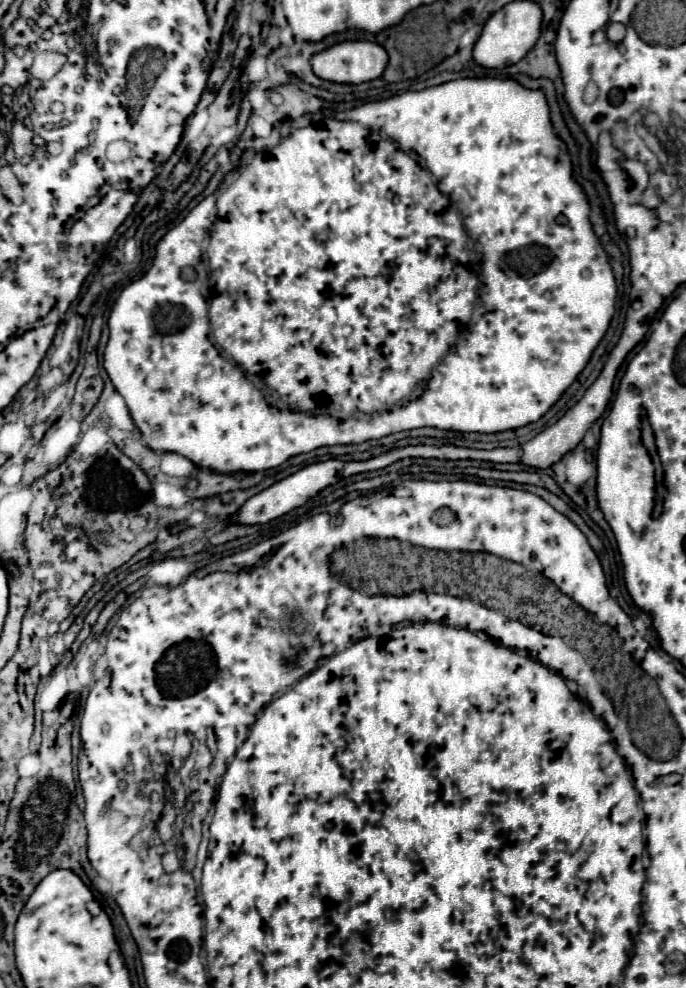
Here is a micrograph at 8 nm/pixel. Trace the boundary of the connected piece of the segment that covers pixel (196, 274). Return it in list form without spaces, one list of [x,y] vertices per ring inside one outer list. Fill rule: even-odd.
[[[465,77],[465,78],[458,78],[458,79],[455,79],[455,80],[451,80],[451,81],[448,81],[448,82],[445,82],[445,84],[441,84],[441,86],[433,86],[433,88],[425,88],[425,90],[419,90],[419,92],[405,92],[405,94],[399,94],[399,96],[393,96],[393,98],[387,98],[387,100],[381,100],[381,102],[369,102],[369,104],[363,104],[363,106],[357,106],[357,107],[355,107],[355,108],[353,108],[353,109],[351,109],[351,110],[348,110],[348,111],[343,111],[343,112],[338,112],[338,111],[335,111],[335,110],[330,110],[330,109],[324,109],[324,110],[323,110],[323,111],[322,111],[322,113],[323,113],[323,114],[324,114],[324,116],[331,116],[331,117],[333,117],[333,118],[335,118],[335,119],[336,119],[336,120],[333,120],[333,118],[327,118],[327,120],[323,120],[323,122],[319,122],[319,124],[315,124],[315,126],[311,126],[311,128],[305,128],[305,130],[295,130],[295,132],[293,132],[293,134],[291,134],[291,136],[289,136],[289,138],[283,138],[283,140],[281,140],[281,144],[279,144],[279,146],[277,146],[277,148],[275,148],[275,150],[273,150],[273,152],[261,152],[261,154],[255,154],[255,158],[253,158],[253,160],[251,160],[251,164],[249,164],[249,166],[243,166],[243,168],[239,168],[239,172],[237,172],[237,174],[235,174],[235,172],[231,172],[231,174],[227,174],[227,176],[225,176],[225,180],[223,180],[223,184],[221,184],[221,186],[219,186],[219,190],[217,190],[217,192],[215,192],[215,194],[211,194],[211,196],[207,196],[207,198],[205,198],[205,200],[203,200],[203,202],[201,202],[201,204],[197,204],[197,206],[195,206],[195,208],[193,208],[193,210],[191,210],[191,212],[189,212],[189,216],[187,216],[187,218],[185,218],[185,220],[183,220],[183,222],[181,222],[181,224],[179,224],[179,226],[175,226],[175,228],[173,228],[173,230],[169,230],[169,232],[167,232],[167,234],[165,234],[165,236],[163,236],[163,240],[161,240],[161,242],[159,242],[159,244],[157,244],[157,254],[155,254],[155,262],[153,262],[153,266],[151,266],[151,270],[149,270],[149,272],[147,272],[147,274],[145,274],[145,276],[143,276],[143,278],[141,278],[141,280],[137,280],[137,282],[133,282],[133,284],[129,284],[129,286],[127,286],[127,288],[125,288],[125,290],[123,290],[123,292],[121,292],[121,296],[119,296],[119,298],[117,298],[117,302],[115,302],[115,306],[113,306],[113,310],[111,310],[111,316],[109,316],[109,342],[107,342],[107,348],[105,348],[105,362],[103,362],[103,366],[105,366],[105,370],[107,370],[107,374],[109,374],[109,378],[111,378],[111,382],[113,382],[113,384],[115,384],[115,388],[117,388],[117,392],[119,392],[119,394],[121,394],[121,396],[123,396],[123,398],[125,398],[125,402],[127,402],[127,406],[129,406],[129,412],[131,412],[131,416],[133,416],[133,420],[135,420],[135,424],[137,424],[137,428],[139,428],[139,432],[141,432],[141,436],[143,436],[143,442],[145,442],[145,444],[147,444],[147,446],[149,446],[149,448],[153,448],[153,450],[163,450],[163,452],[177,452],[177,454],[181,454],[181,456],[185,456],[185,458],[189,458],[189,460],[191,460],[191,462],[193,462],[193,464],[195,464],[195,466],[201,466],[201,468],[211,468],[211,470],[215,470],[215,472],[223,472],[223,474],[225,474],[225,472],[257,472],[257,470],[269,470],[269,468],[275,468],[275,466],[279,466],[279,464],[283,464],[283,462],[285,462],[285,460],[287,460],[287,458],[291,458],[291,456],[295,456],[295,454],[303,454],[303,452],[311,452],[311,450],[315,450],[315,448],[321,448],[321,446],[333,446],[333,444],[357,444],[357,442],[365,442],[365,440],[371,440],[371,438],[381,438],[381,436],[387,436],[387,434],[393,434],[393,432],[401,432],[401,430],[411,430],[411,428],[421,428],[421,426],[435,426],[435,428],[441,428],[441,430],[457,430],[457,432],[503,432],[503,430],[513,430],[513,428],[521,428],[521,426],[525,426],[525,424],[529,424],[529,422],[535,422],[535,420],[539,420],[539,418],[541,418],[541,416],[543,416],[543,414],[545,414],[545,412],[547,412],[547,410],[549,410],[549,408],[551,408],[551,406],[553,406],[553,404],[555,404],[555,402],[557,402],[557,400],[559,400],[559,396],[561,396],[561,394],[563,394],[563,392],[565,392],[565,390],[567,390],[567,388],[569,388],[569,386],[571,386],[571,382],[573,382],[573,380],[575,380],[575,378],[577,378],[577,374],[579,374],[579,372],[581,372],[581,370],[583,370],[583,368],[585,368],[585,364],[587,364],[587,360],[589,360],[589,356],[591,356],[591,352],[593,352],[593,350],[595,350],[595,346],[597,346],[597,344],[599,344],[599,340],[601,340],[601,338],[603,338],[603,334],[605,334],[605,332],[607,332],[607,328],[609,328],[609,322],[611,322],[611,316],[613,316],[613,312],[615,312],[615,296],[617,296],[617,286],[615,286],[615,278],[613,278],[613,270],[611,270],[611,266],[609,266],[609,258],[607,258],[607,254],[605,254],[605,250],[603,250],[603,248],[601,248],[601,244],[599,244],[599,238],[597,238],[597,236],[595,236],[595,232],[593,232],[593,226],[591,226],[591,220],[589,220],[589,202],[587,202],[587,198],[585,198],[585,192],[583,192],[583,188],[581,188],[581,186],[579,186],[579,184],[577,184],[577,182],[575,182],[575,180],[573,180],[573,176],[571,176],[571,158],[569,158],[569,154],[567,154],[567,152],[565,152],[565,144],[563,144],[563,142],[561,142],[561,140],[559,140],[559,138],[557,138],[557,136],[555,136],[555,132],[553,132],[553,126],[551,126],[551,122],[549,122],[549,106],[547,106],[547,100],[545,100],[545,96],[543,96],[543,92],[541,92],[541,90],[527,90],[527,88],[523,88],[523,86],[519,86],[519,82],[515,82],[515,80],[514,80],[514,79],[512,79],[512,78],[504,78],[504,79],[501,79],[501,78],[495,78],[495,77],[494,77],[494,78],[491,78],[491,77],[482,77],[482,78],[468,78],[468,77]],[[369,128],[371,128],[371,130],[375,130],[375,132],[381,132],[381,134],[383,134],[383,136],[385,136],[385,138],[389,138],[389,140],[381,140],[381,142],[373,142],[373,138],[371,138],[371,130],[369,130]],[[405,152],[415,152],[415,154],[417,154],[417,156],[419,156],[419,158],[423,158],[423,160],[425,160],[425,166],[427,166],[427,168],[429,168],[429,172],[431,172],[431,174],[433,174],[433,176],[435,176],[435,182],[437,182],[437,188],[439,188],[439,190],[441,190],[441,192],[439,192],[439,190],[437,190],[437,188],[435,188],[435,184],[433,184],[433,178],[431,178],[431,174],[429,174],[429,172],[423,172],[423,170],[421,170],[421,166],[419,166],[419,162],[417,162],[417,158],[415,158],[415,156],[411,156],[411,154],[405,154]],[[207,232],[209,232],[209,246],[207,246],[207,254],[205,254],[205,256],[207,256],[207,270],[205,270],[205,264],[203,264],[203,258],[201,258],[201,244],[203,244],[203,240],[205,240],[205,238],[207,238]],[[467,234],[469,234],[469,238],[471,238],[471,240],[473,240],[473,242],[475,242],[475,246],[473,246],[473,250],[475,250],[475,254],[473,254],[473,250],[471,250],[471,244],[469,244],[469,238],[467,238]],[[187,268],[191,268],[191,276],[189,276],[189,280],[185,280],[185,278],[183,278],[183,270],[187,270]],[[207,280],[209,280],[209,288],[211,288],[211,290],[209,290],[209,298],[208,298],[208,297],[207,297],[207,296],[206,296],[206,295],[203,295],[203,294],[201,294],[201,290],[199,290],[199,286],[204,286],[204,285],[203,285],[203,284],[207,284]],[[207,300],[211,300],[211,324],[209,324],[209,318],[207,318]],[[475,300],[477,300],[477,301],[476,301],[476,303],[475,303],[475,306],[474,306],[474,307],[475,307],[475,316],[477,316],[477,317],[478,317],[478,318],[480,318],[480,317],[481,317],[481,320],[479,320],[479,322],[477,322],[477,321],[475,321],[475,320],[474,320],[474,321],[472,321],[472,322],[471,322],[471,314],[473,314],[473,302],[475,302]],[[209,326],[211,326],[211,328],[213,328],[213,334],[215,334],[215,340],[217,340],[217,342],[219,342],[219,340],[223,340],[223,348],[227,348],[227,352],[231,352],[231,358],[233,358],[233,360],[235,360],[235,362],[237,362],[237,364],[239,364],[239,366],[237,366],[237,364],[235,364],[235,362],[233,362],[233,360],[227,360],[227,358],[223,358],[223,356],[221,356],[221,354],[219,354],[219,352],[217,352],[217,348],[215,348],[215,346],[213,346],[213,344],[211,344],[211,340],[209,340]],[[453,334],[457,334],[457,344],[455,344],[455,346],[454,346],[454,349],[455,349],[455,352],[449,352],[449,350],[451,350],[451,348],[453,348]],[[245,372],[247,372],[247,374],[261,374],[261,376],[267,376],[267,378],[265,378],[265,380],[267,380],[267,384],[269,384],[269,386],[271,386],[271,388],[273,388],[273,390],[277,390],[277,392],[279,392],[279,396],[281,396],[281,400],[283,400],[283,402],[287,402],[287,406],[289,406],[289,408],[291,408],[291,410],[279,410],[279,408],[273,408],[273,406],[269,406],[269,404],[267,404],[267,400],[265,400],[265,396],[263,396],[263,392],[261,392],[261,390],[259,390],[259,388],[257,388],[257,386],[255,386],[255,384],[253,384],[253,382],[251,382],[251,380],[249,380],[249,378],[247,378],[247,376],[245,376]],[[317,408],[325,408],[325,412],[329,412],[329,414],[317,414]]]

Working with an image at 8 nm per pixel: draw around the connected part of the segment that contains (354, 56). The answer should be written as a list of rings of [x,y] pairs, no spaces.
[[[367,40],[341,42],[311,56],[315,76],[337,84],[363,84],[381,78],[387,68],[387,52]]]

